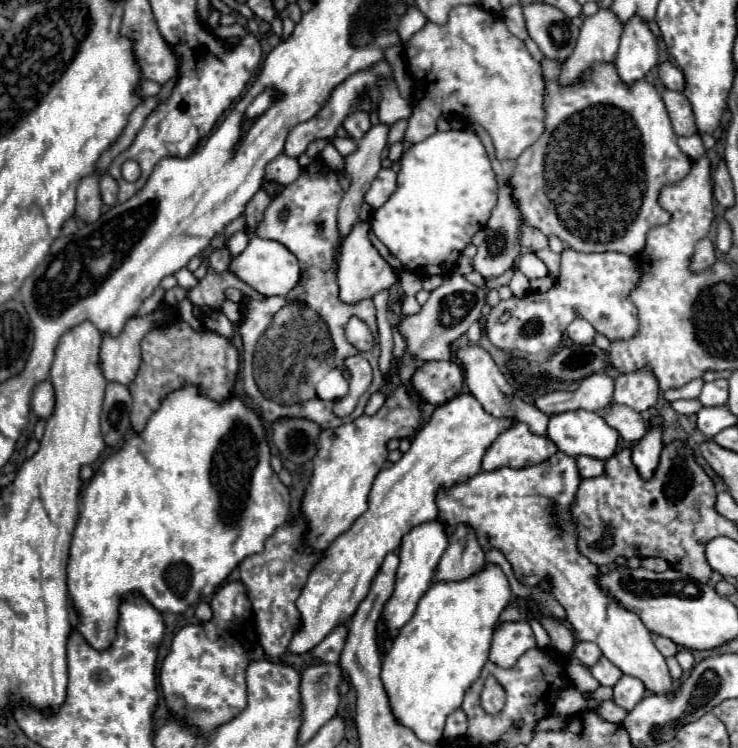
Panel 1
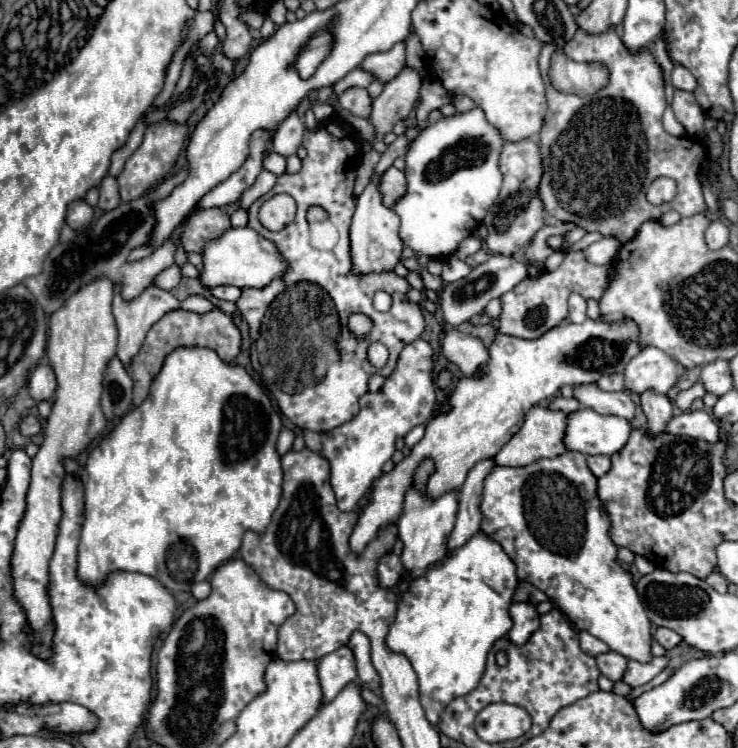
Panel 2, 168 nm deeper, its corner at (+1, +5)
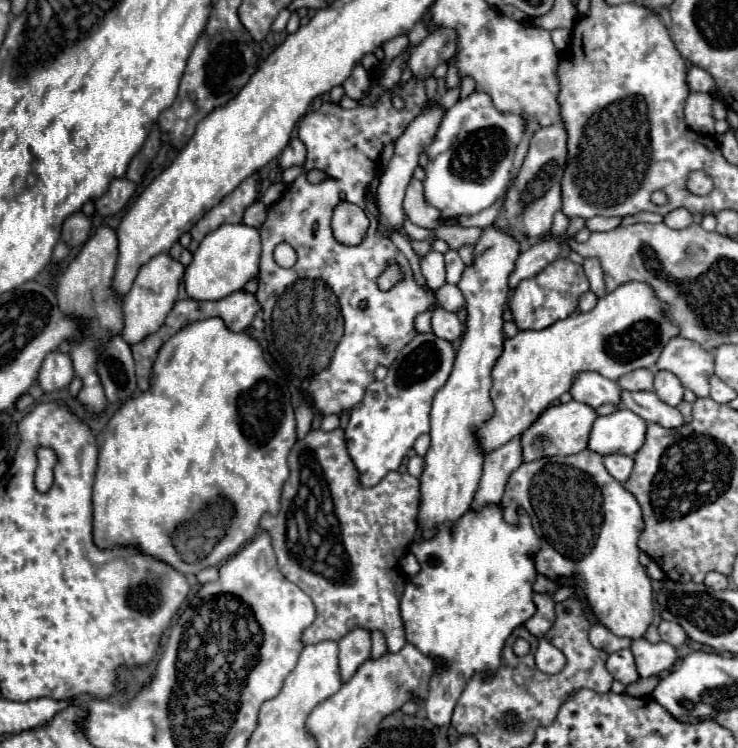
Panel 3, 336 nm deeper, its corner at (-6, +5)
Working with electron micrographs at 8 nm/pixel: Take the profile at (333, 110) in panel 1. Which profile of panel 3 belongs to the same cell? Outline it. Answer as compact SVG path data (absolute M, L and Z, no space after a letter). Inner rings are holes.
M293 137L289 141L289 145L283 149L283 153L279 157L279 165L283 169L287 169L293 165L303 165L303 163L305 163L305 145L297 137Z

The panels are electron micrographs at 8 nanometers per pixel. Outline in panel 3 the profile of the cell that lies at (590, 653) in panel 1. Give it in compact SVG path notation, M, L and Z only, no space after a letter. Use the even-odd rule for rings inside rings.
M595 623L595 625L591 627L589 639L591 639L593 647L603 649L603 651L607 651L607 653L619 651L619 649L623 649L623 647L631 647L631 639L613 635L613 633L611 633L605 625L601 625L601 623Z

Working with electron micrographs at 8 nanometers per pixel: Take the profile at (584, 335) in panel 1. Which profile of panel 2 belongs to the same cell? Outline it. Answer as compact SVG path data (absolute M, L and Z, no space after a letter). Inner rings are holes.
M570 295L570 315L568 321L572 323L584 323L586 321L586 301L580 295Z

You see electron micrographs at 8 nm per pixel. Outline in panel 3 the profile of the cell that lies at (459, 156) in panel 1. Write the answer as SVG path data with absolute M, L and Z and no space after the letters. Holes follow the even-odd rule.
M473 91L469 97L459 99L443 117L435 143L427 149L429 165L425 169L427 177L425 185L425 199L433 207L437 207L445 217L459 217L459 215L473 215L483 209L489 209L499 197L503 197L509 171L513 167L515 149L523 137L525 123L521 123L521 115L505 115L499 113L483 91ZM441 169L457 169L447 173L461 173L461 175L437 175L443 173Z

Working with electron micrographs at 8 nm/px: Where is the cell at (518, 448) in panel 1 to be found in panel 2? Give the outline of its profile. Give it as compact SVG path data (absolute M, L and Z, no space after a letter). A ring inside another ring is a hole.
M532 407L526 413L526 421L522 425L522 429L496 453L494 463L496 465L530 465L542 457L556 457L562 455L566 451L566 447L562 445L562 435L566 429L566 413L562 411L550 411L546 407Z

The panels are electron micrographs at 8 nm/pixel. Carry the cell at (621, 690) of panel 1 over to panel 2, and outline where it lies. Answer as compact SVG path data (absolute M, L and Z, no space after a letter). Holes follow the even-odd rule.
M654 657L650 663L638 663L638 661L628 661L628 669L622 677L624 683L630 687L638 687L648 683L652 677L656 677L664 667L668 665L666 657Z

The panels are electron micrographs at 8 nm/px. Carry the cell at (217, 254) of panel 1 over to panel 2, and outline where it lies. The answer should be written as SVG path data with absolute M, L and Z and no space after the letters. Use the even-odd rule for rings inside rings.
M206 209L194 213L182 233L182 245L188 253L204 253L206 243L218 239L230 229L230 219L224 209Z

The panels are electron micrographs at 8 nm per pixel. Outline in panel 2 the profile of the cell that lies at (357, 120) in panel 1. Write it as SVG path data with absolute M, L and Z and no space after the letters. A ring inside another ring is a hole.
M348 89L338 97L338 105L356 117L368 119L370 115L370 95L366 89Z

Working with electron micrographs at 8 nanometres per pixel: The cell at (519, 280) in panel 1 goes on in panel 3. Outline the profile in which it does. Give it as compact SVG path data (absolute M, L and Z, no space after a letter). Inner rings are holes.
M593 217L587 221L587 229L589 231L611 231L621 221L623 221L623 217Z

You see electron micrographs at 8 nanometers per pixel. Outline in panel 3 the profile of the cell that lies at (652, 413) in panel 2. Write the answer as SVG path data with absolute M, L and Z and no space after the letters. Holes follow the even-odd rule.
M657 371L655 373L655 393L667 405L673 405L673 407L679 405L683 401L683 391L685 389L683 389L681 381L671 371Z

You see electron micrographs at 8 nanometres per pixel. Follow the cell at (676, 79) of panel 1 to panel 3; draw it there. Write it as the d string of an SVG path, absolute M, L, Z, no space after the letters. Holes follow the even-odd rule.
M691 67L687 73L687 83L691 91L701 91L701 93L715 93L717 85L713 83L713 77L701 69L701 67Z

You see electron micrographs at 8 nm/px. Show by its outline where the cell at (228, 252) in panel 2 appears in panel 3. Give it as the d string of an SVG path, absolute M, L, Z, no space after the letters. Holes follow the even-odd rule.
M245 223L239 225L221 225L217 231L205 235L193 253L191 263L185 267L185 291L191 299L197 301L217 301L223 299L259 275L259 257L261 257L261 237L255 227Z

